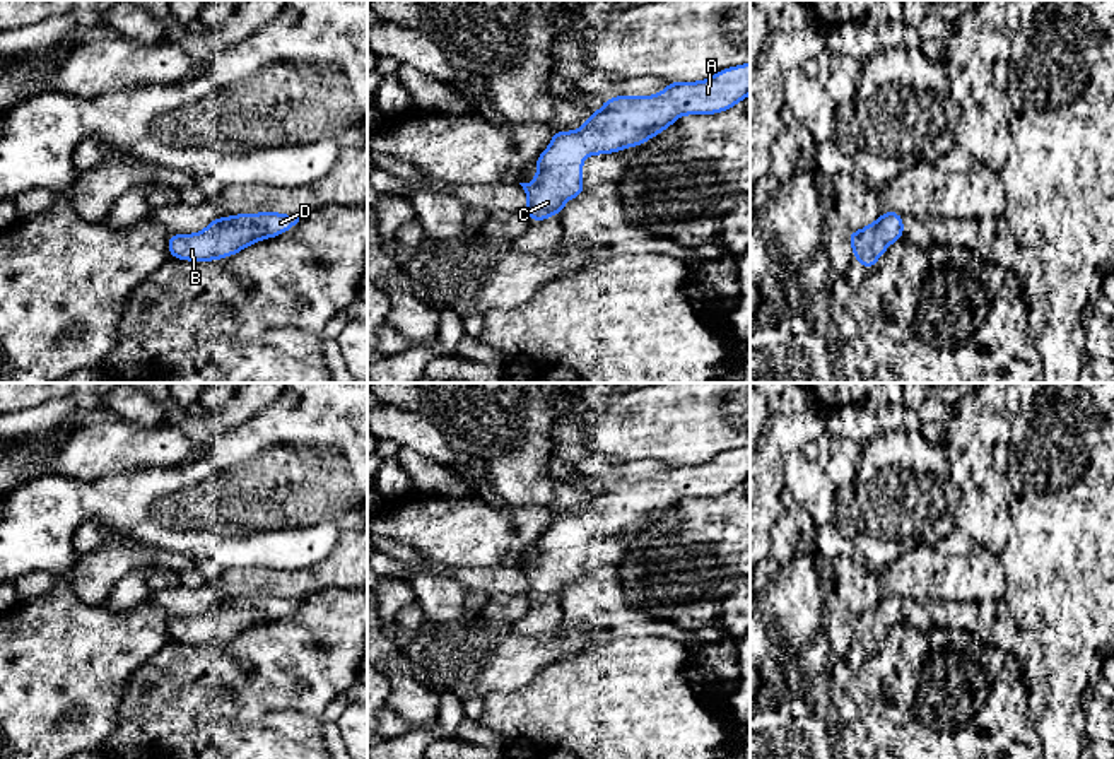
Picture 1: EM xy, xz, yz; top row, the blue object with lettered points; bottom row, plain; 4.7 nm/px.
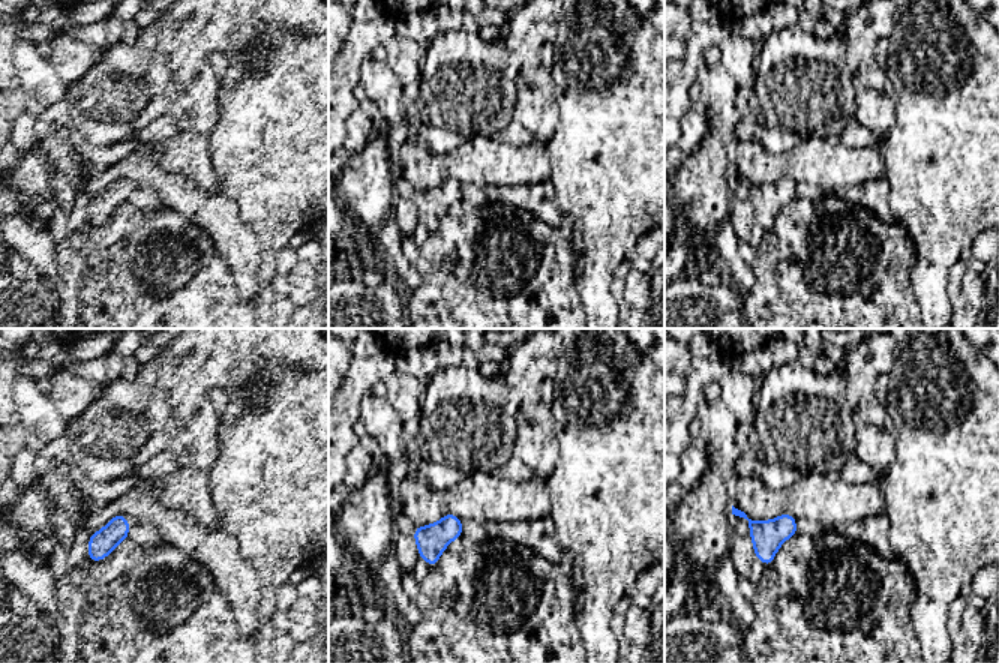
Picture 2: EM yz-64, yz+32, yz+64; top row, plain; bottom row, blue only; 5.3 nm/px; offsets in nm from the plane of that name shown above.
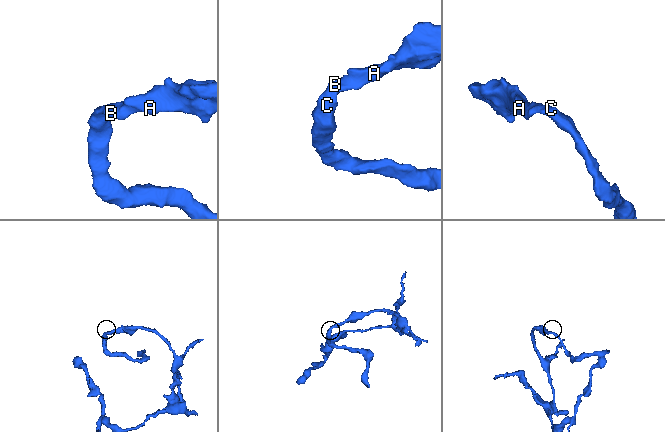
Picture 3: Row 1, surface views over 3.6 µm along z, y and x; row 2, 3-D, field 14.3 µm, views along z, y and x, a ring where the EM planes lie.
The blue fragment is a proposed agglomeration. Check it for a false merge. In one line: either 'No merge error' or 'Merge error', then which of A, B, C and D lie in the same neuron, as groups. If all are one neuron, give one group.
No merge error. Groups: A B C D

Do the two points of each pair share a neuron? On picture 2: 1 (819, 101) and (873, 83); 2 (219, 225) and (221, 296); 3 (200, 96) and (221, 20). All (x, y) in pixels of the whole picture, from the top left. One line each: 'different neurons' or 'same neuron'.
1: different neurons
2: different neurons
3: same neuron

